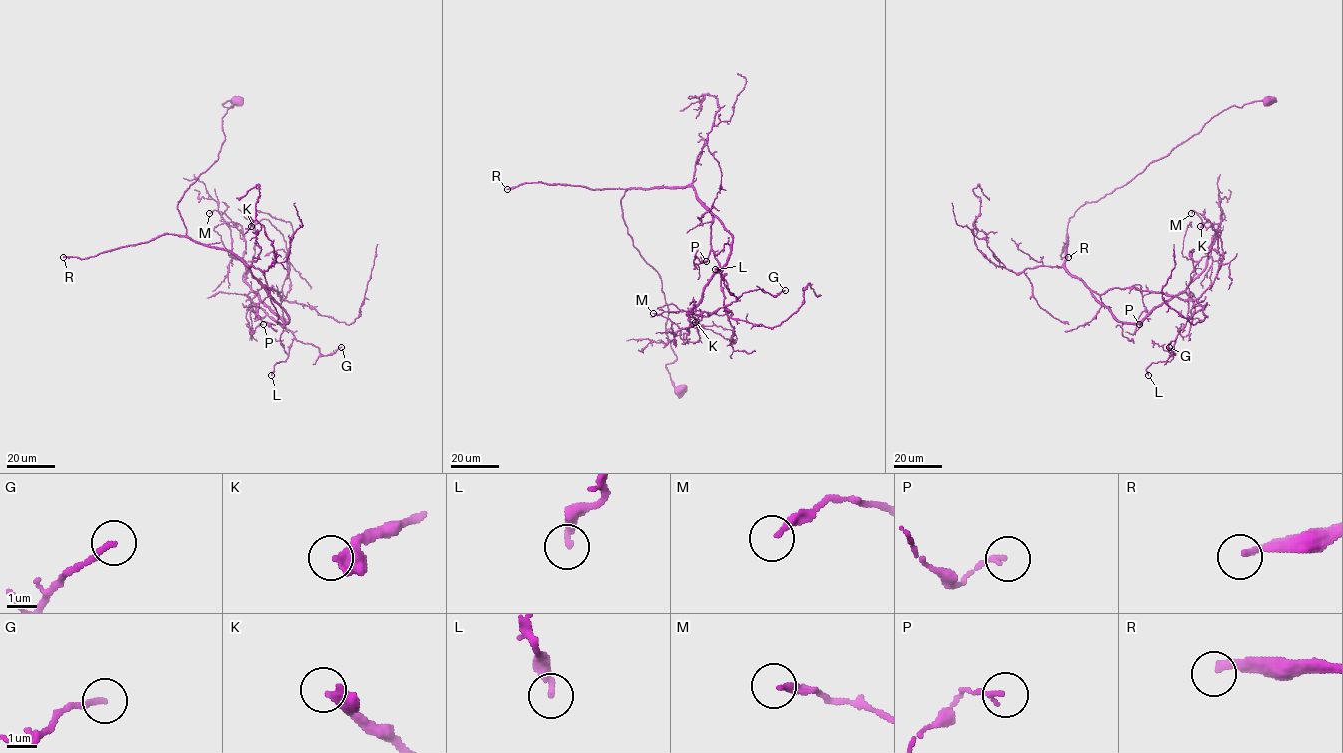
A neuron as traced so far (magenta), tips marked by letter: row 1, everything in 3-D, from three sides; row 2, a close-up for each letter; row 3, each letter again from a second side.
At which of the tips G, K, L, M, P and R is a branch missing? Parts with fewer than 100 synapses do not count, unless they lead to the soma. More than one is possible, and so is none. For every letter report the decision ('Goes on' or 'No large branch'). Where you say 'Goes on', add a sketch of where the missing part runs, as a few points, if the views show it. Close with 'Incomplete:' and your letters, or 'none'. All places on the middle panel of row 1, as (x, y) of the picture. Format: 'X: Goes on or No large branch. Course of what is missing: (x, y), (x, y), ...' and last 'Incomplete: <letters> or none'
G: No large branch
K: No large branch
L: No large branch
M: No large branch
P: No large branch
R: Goes on. Course of what is missing: (507, 189), (475, 194), (459, 205), (461, 248), (473, 272), (504, 294), (535, 299), (550, 325), (606, 308)
Incomplete: R

